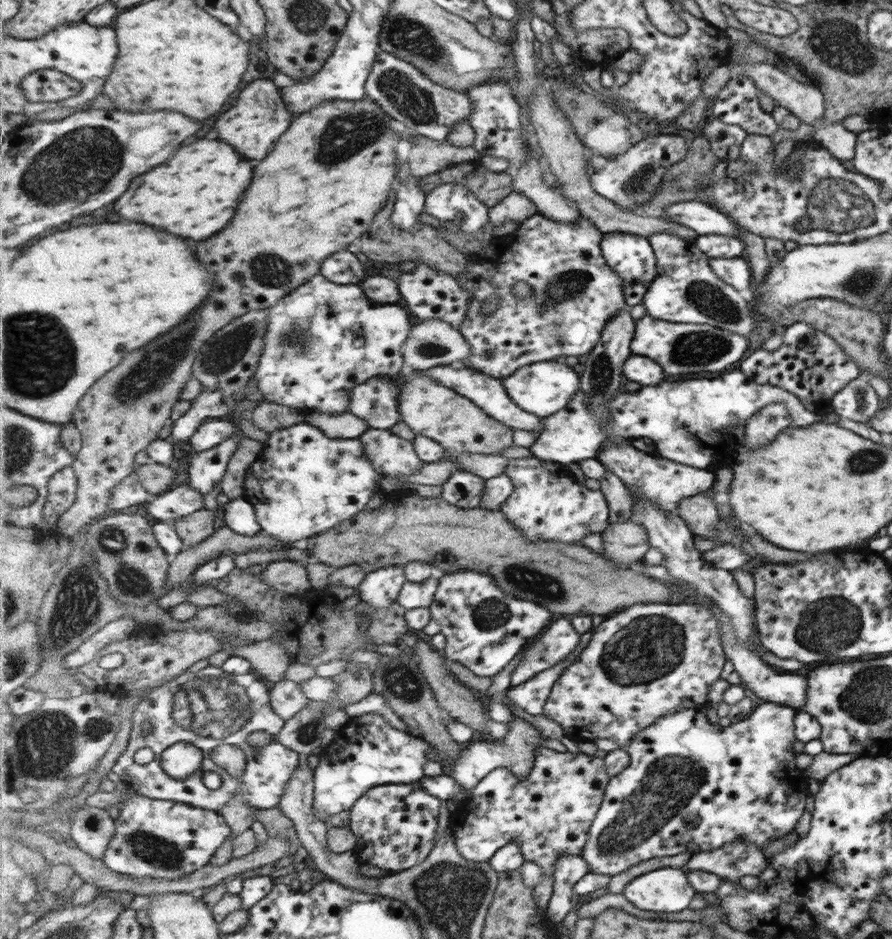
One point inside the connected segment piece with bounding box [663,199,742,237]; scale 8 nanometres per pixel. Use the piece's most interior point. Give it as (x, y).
(699, 217)

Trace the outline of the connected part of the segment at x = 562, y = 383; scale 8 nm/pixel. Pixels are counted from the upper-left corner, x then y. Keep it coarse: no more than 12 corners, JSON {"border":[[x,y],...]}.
{"border":[[562,360],[536,362],[504,379],[521,409],[553,417],[580,392]]}

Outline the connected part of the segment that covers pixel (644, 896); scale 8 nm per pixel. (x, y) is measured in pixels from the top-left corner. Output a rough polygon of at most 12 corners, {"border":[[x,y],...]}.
{"border":[[682,868],[639,875],[623,894],[637,909],[676,913],[695,892]]}

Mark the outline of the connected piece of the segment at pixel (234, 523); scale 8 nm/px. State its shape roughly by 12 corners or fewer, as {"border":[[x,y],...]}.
{"border":[[244,498],[225,504],[224,522],[245,536],[262,532],[255,507]]}

